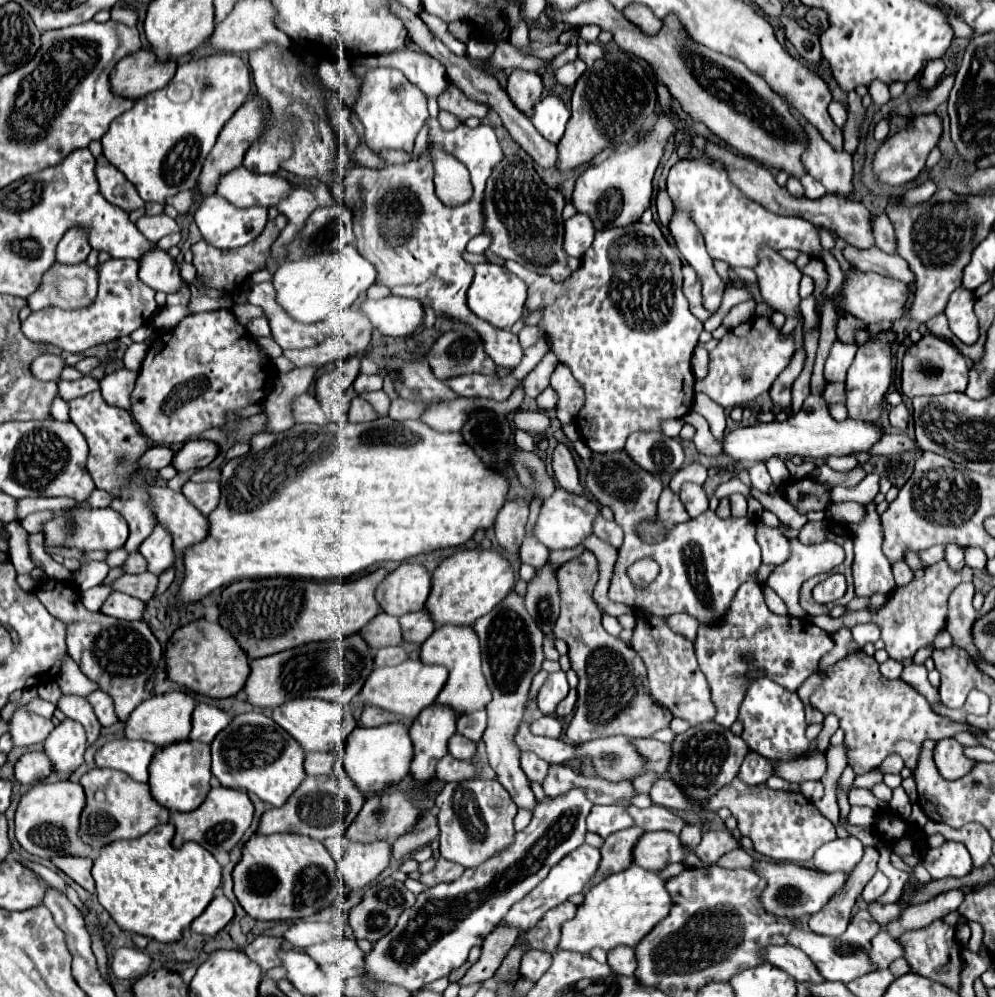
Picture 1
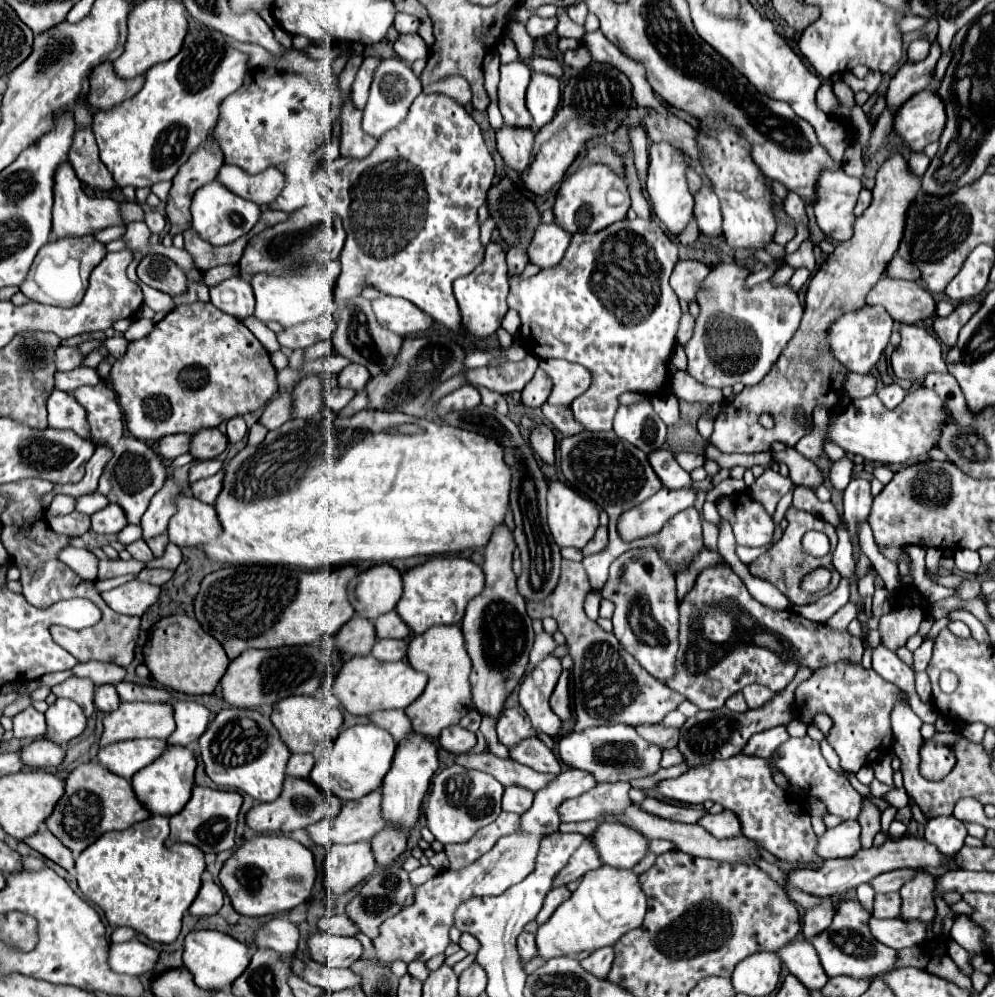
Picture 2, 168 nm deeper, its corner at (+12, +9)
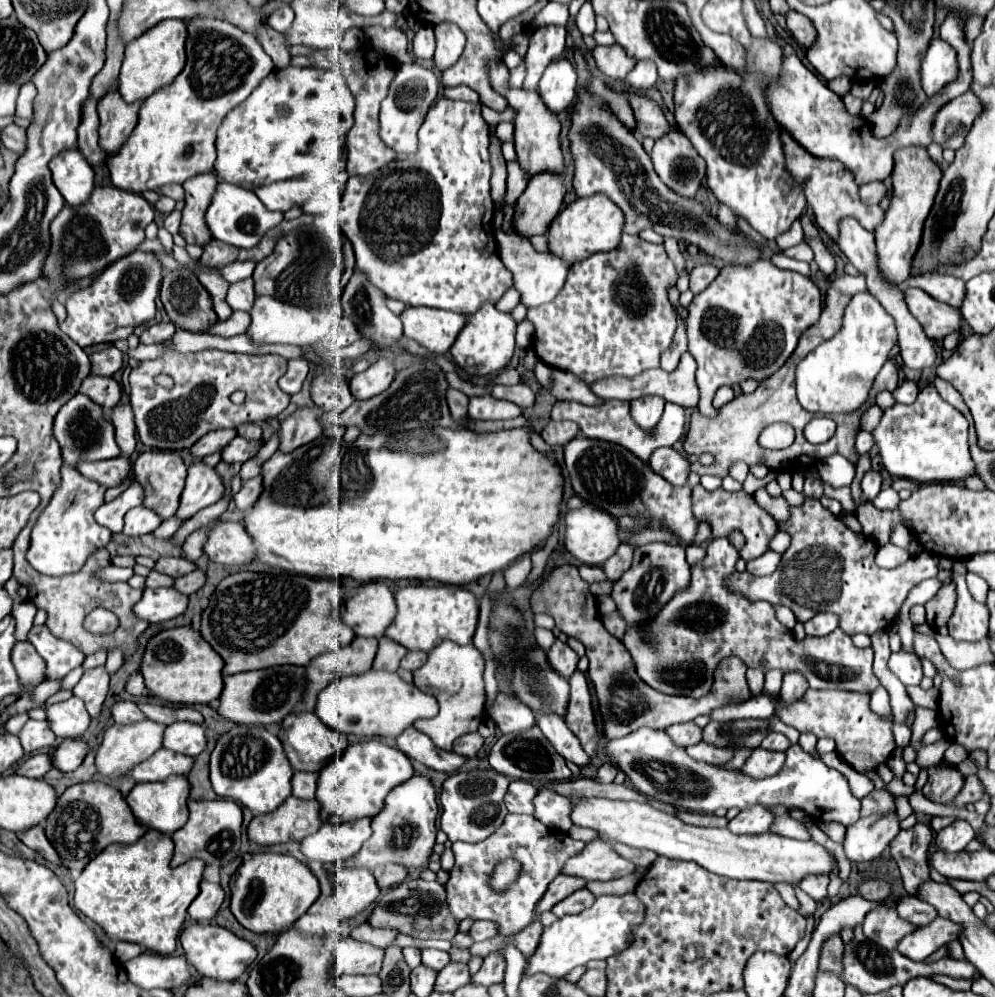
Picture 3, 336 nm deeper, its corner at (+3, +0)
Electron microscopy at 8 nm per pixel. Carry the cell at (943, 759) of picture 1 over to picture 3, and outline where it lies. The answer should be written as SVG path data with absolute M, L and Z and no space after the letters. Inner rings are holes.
M940 762L928 768L928 782L922 788L922 792L932 802L950 804L954 796L960 792L962 784L964 784L964 776L960 774L960 770L952 764Z

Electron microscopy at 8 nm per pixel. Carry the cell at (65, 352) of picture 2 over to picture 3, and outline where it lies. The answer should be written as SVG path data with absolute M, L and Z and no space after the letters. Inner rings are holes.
M110 346L102 352L96 352L90 356L90 374L96 374L96 376L112 376L114 372L118 372L124 364L124 354Z

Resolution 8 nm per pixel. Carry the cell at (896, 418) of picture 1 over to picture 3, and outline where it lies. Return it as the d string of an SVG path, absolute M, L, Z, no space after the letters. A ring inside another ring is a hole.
M904 380L904 382L892 392L892 396L894 396L896 402L900 402L900 404L912 404L912 402L916 400L916 396L918 396L918 386L916 386L916 382Z

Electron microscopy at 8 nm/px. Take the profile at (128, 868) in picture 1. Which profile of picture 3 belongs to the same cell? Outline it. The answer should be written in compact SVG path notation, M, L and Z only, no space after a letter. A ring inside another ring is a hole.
M148 830L134 844L108 846L76 878L74 906L98 922L114 942L136 942L158 954L172 954L188 916L188 906L200 894L202 872L206 868L200 858L170 868L172 854L172 838L158 830Z

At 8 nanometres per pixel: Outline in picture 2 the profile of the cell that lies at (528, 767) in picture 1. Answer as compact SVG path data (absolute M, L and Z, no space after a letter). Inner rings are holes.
M511 707L511 709L501 711L501 715L497 719L499 743L509 747L509 745L515 745L521 739L529 737L531 733L533 733L531 721L527 721L527 713L523 711L523 707Z

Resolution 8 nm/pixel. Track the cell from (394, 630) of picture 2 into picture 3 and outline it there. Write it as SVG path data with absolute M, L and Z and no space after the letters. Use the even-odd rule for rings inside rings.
M382 636L378 640L378 654L374 660L374 670L388 670L388 672L396 672L398 670L398 662L402 660L402 656L408 650L396 642L392 642L390 638Z

